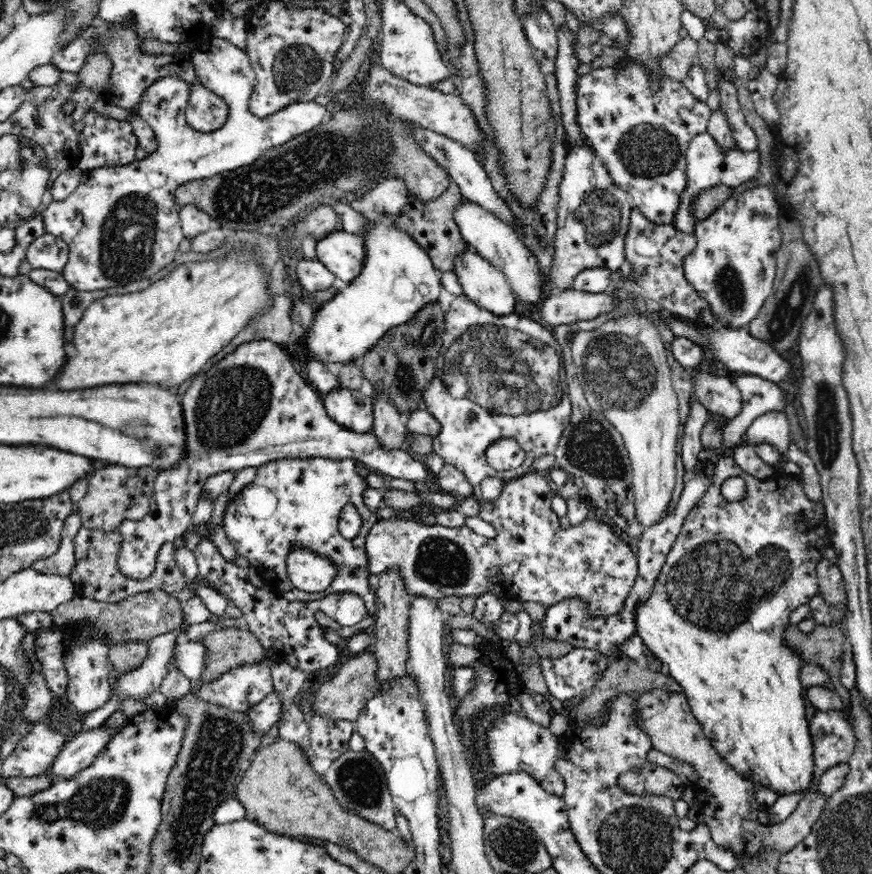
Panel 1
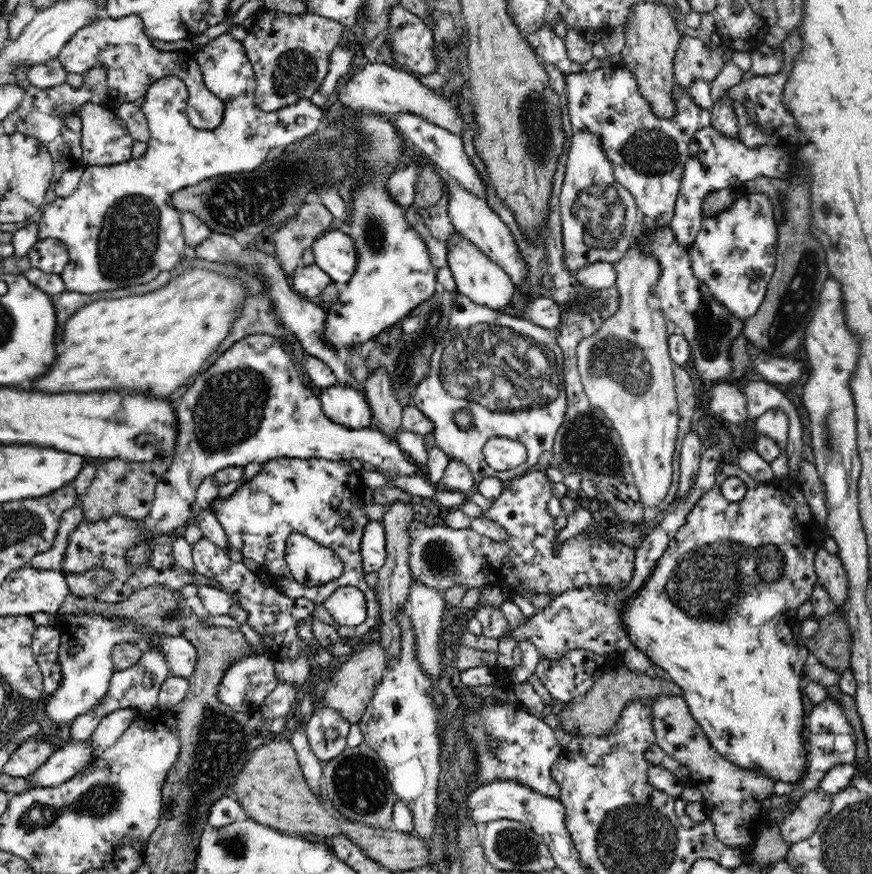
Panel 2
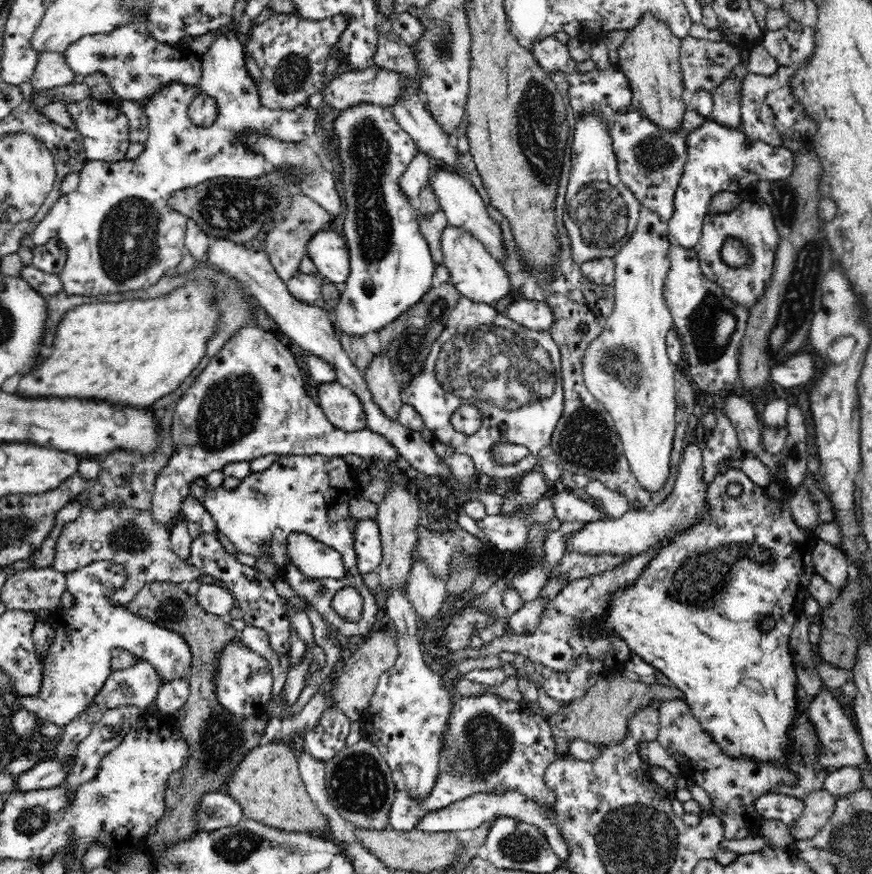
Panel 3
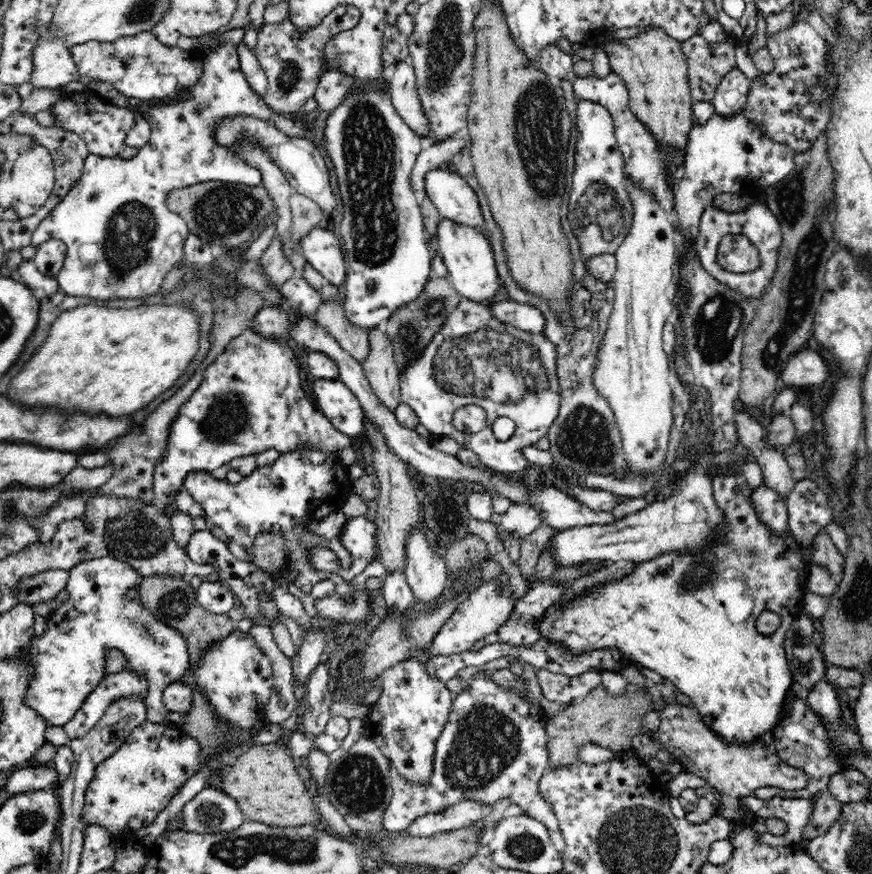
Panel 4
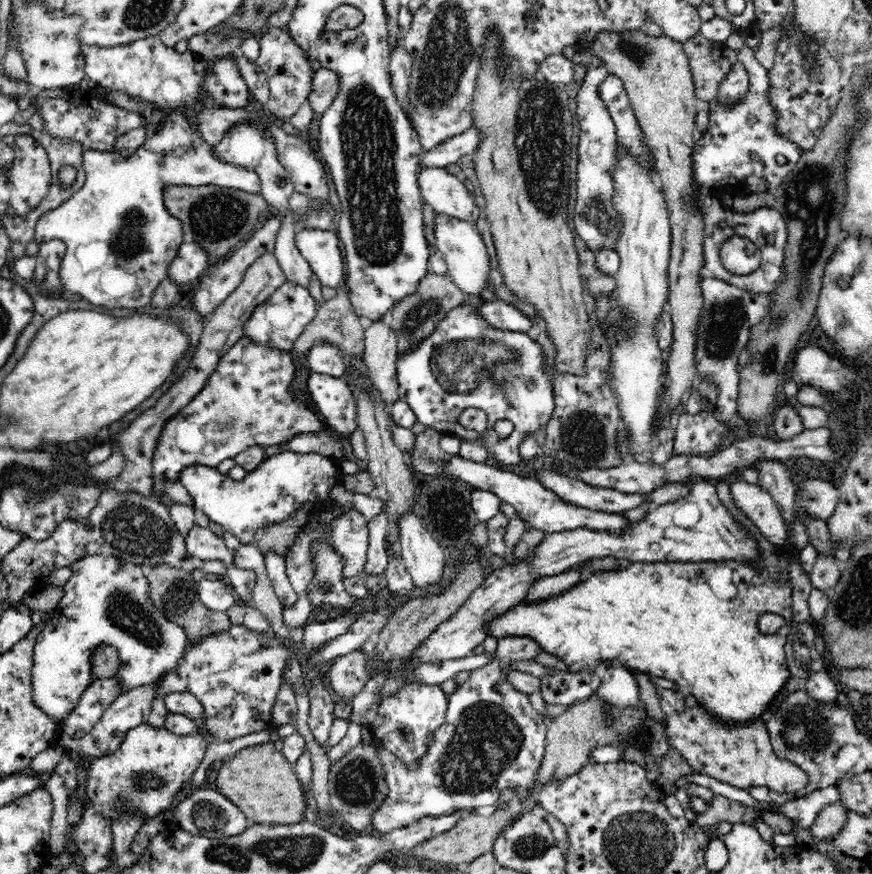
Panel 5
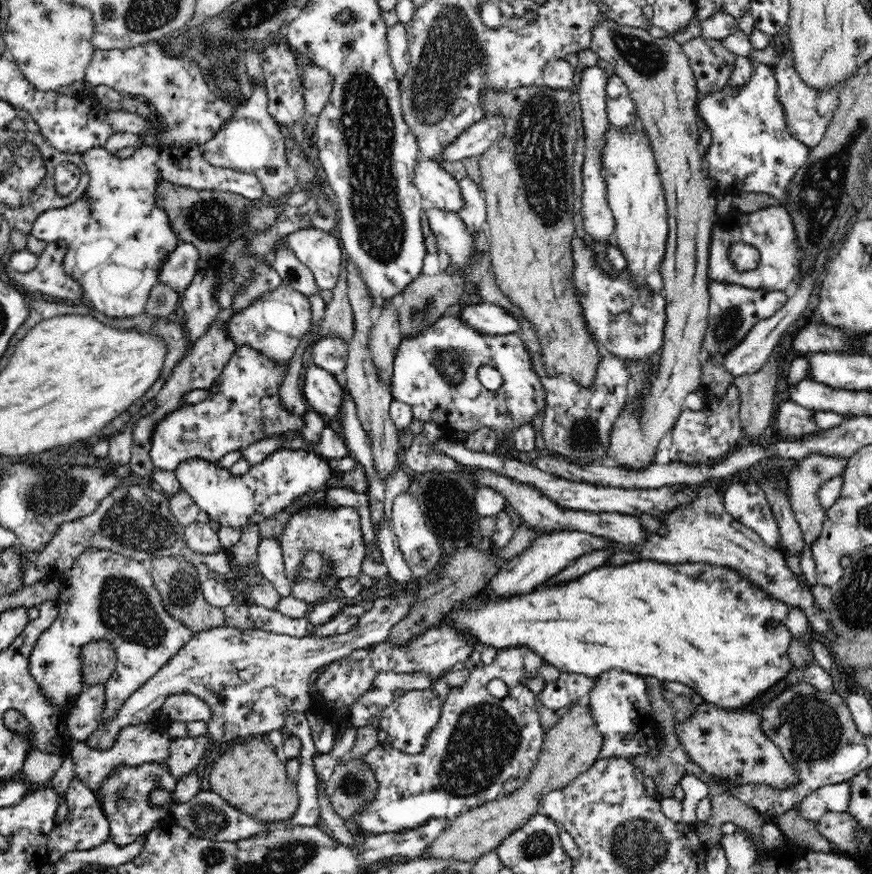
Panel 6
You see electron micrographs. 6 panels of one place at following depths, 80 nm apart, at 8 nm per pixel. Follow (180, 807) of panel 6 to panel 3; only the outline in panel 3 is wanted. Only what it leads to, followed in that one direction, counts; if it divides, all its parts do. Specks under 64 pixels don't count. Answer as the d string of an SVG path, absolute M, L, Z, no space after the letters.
M209 792L201 796L195 808L197 829L210 832L236 826L244 819L240 803L227 792Z

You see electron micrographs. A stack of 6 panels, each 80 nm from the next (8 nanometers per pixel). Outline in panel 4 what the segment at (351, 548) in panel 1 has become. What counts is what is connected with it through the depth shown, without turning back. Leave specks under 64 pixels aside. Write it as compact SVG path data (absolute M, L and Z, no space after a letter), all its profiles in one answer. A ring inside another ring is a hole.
M306 449L305 451L280 453L280 457L274 461L274 464L270 464L270 466L258 466L256 470L249 476L244 477L238 484L229 484L226 479L215 480L210 472L193 472L185 480L184 487L194 497L196 503L202 507L209 526L215 525L220 527L226 533L229 540L239 544L247 552L251 552L251 548L258 536L264 535L266 532L270 532L271 535L283 536L283 540L286 540L286 548L284 548L286 549L285 564L288 564L290 569L297 570L297 579L294 584L304 593L310 594L317 582L326 579L332 580L335 584L334 592L326 598L322 597L321 599L314 600L317 614L322 622L334 622L338 626L344 625L347 630L350 630L351 627L357 626L360 622L366 620L366 616L368 616L370 610L370 596L368 596L367 592L360 592L354 586L350 585L346 577L343 578L334 573L314 569L310 565L308 555L306 555L310 548L325 546L336 554L342 568L349 569L353 563L351 554L345 549L344 544L342 544L342 536L341 538L332 538L332 540L322 540L320 536L308 532L308 526L312 522L323 521L330 512L342 509L344 502L352 494L352 482L348 482L346 472L347 470L344 470L342 462L332 453L325 453L318 449ZM345 597L352 597L354 602L347 604L344 601Z

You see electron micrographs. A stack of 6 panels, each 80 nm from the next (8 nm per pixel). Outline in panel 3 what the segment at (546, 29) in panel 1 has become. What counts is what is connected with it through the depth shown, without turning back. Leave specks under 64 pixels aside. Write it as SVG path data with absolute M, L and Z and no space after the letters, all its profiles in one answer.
M547 35L542 40L535 41L531 52L547 73L560 70L565 72L571 59L567 46L561 44L554 35Z

